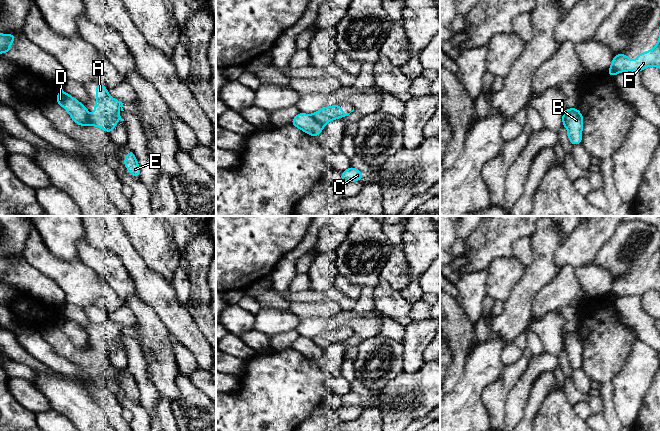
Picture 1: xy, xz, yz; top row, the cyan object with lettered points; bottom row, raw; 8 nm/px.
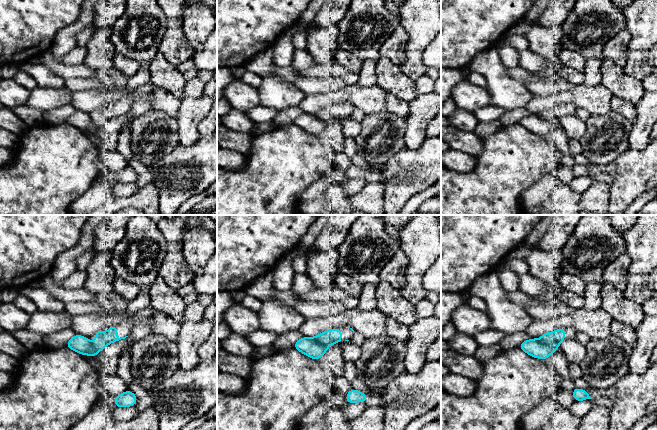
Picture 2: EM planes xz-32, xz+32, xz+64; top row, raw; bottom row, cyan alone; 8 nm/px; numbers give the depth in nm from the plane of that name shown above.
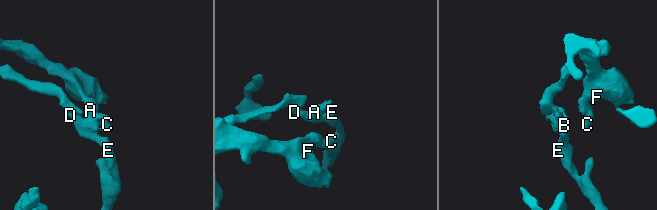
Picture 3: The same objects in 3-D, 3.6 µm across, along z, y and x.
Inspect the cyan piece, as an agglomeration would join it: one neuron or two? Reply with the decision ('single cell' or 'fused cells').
fused cells

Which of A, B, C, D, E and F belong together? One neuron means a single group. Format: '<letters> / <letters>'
A / B C D E F

